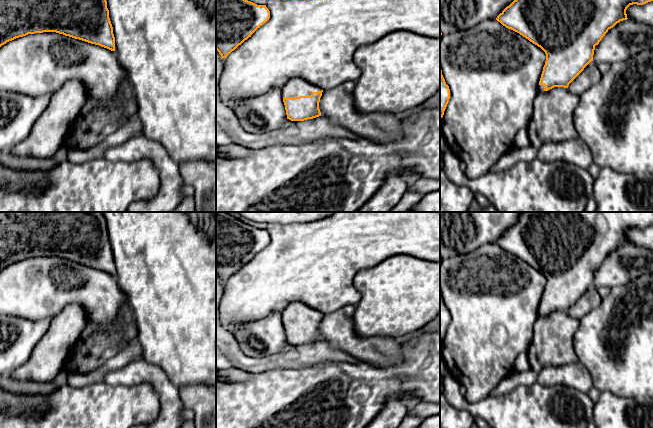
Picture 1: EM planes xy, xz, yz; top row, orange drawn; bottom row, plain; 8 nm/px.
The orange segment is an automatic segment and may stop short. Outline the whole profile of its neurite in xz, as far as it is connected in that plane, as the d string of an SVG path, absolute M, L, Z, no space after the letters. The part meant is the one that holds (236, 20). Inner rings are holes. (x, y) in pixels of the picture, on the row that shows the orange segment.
M216 0L216 50L226 58L269 18L266 5L248 0Z

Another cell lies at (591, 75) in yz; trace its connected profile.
M591 61L584 70L569 84L570 93L581 96L586 90L601 80L602 74L596 63Z

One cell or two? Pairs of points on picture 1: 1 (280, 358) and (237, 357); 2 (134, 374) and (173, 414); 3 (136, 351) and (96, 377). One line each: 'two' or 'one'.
1: one
2: one
3: one

